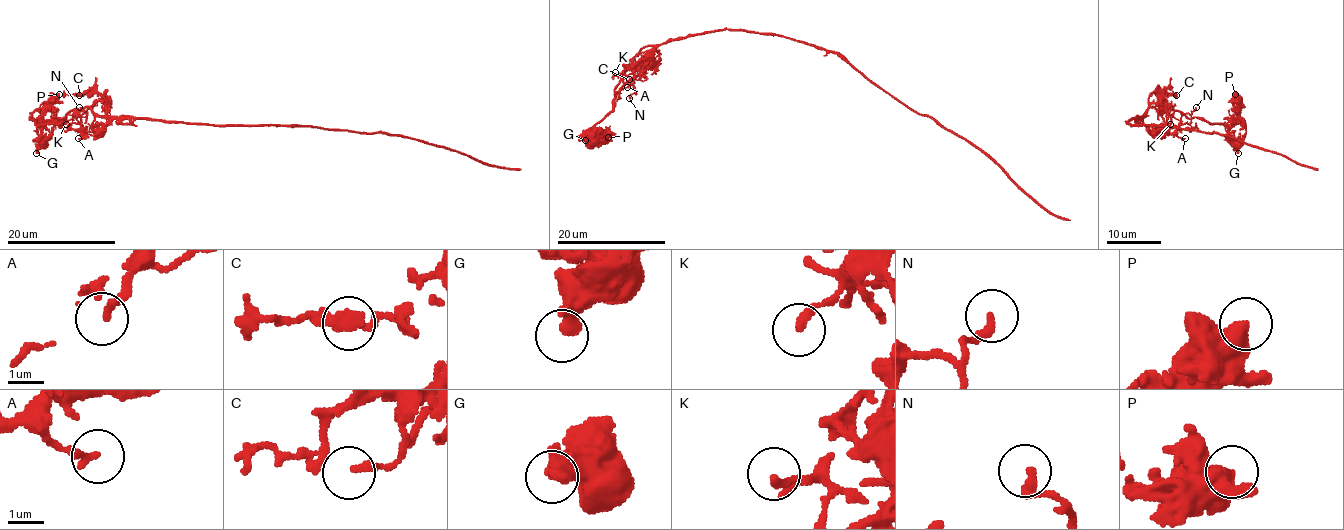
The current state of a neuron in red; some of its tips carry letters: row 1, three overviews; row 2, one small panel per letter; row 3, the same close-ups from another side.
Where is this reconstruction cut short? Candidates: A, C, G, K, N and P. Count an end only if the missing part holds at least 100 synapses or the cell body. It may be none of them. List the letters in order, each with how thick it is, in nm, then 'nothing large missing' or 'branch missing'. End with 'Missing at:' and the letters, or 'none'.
A: 240 nm | nothing large missing
C: 200 nm | nothing large missing
G: 320 nm | nothing large missing
K: 240 nm | nothing large missing
N: 260 nm | nothing large missing
P: 600 nm | nothing large missing
Missing at: none

